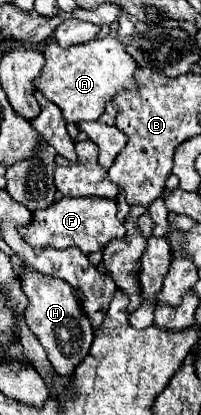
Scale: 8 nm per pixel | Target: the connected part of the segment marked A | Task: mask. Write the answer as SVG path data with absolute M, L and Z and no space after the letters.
M112 36L98 38L86 44L76 44L70 48L62 48L60 44L50 42L42 56L46 62L36 80L36 90L62 110L66 122L98 120L104 114L106 102L112 100L116 92L124 88L136 88L136 62Z

